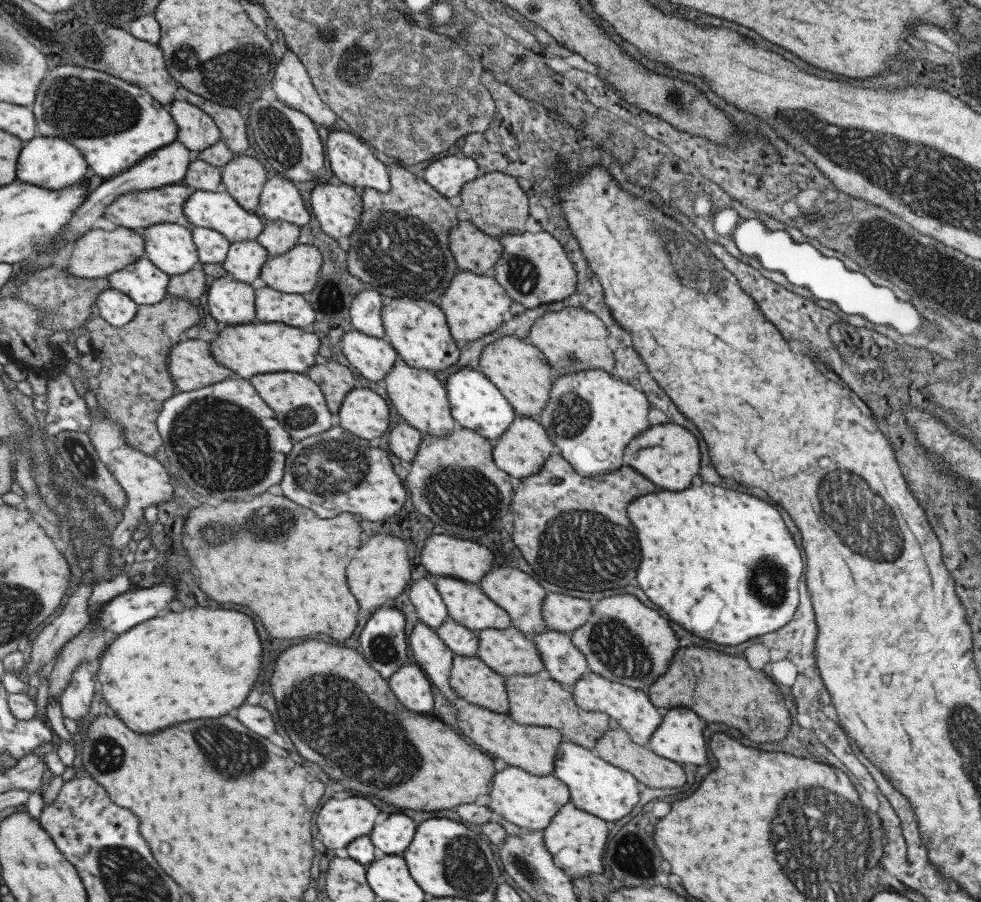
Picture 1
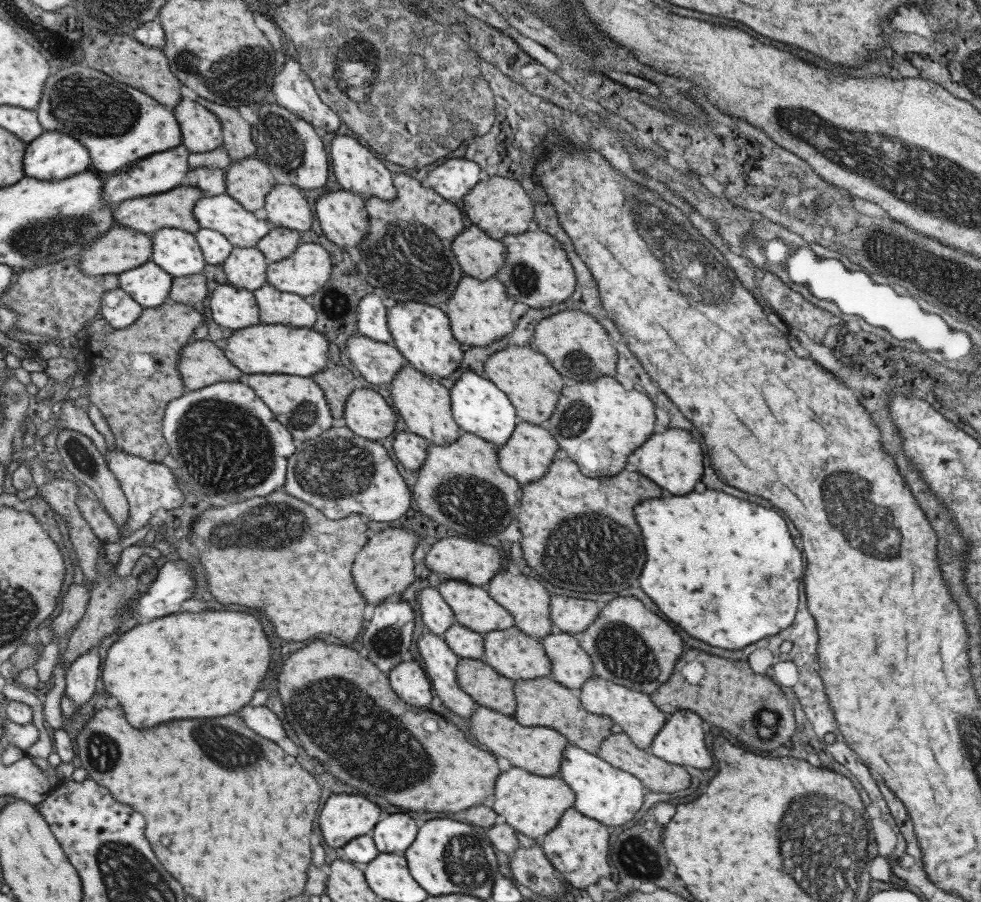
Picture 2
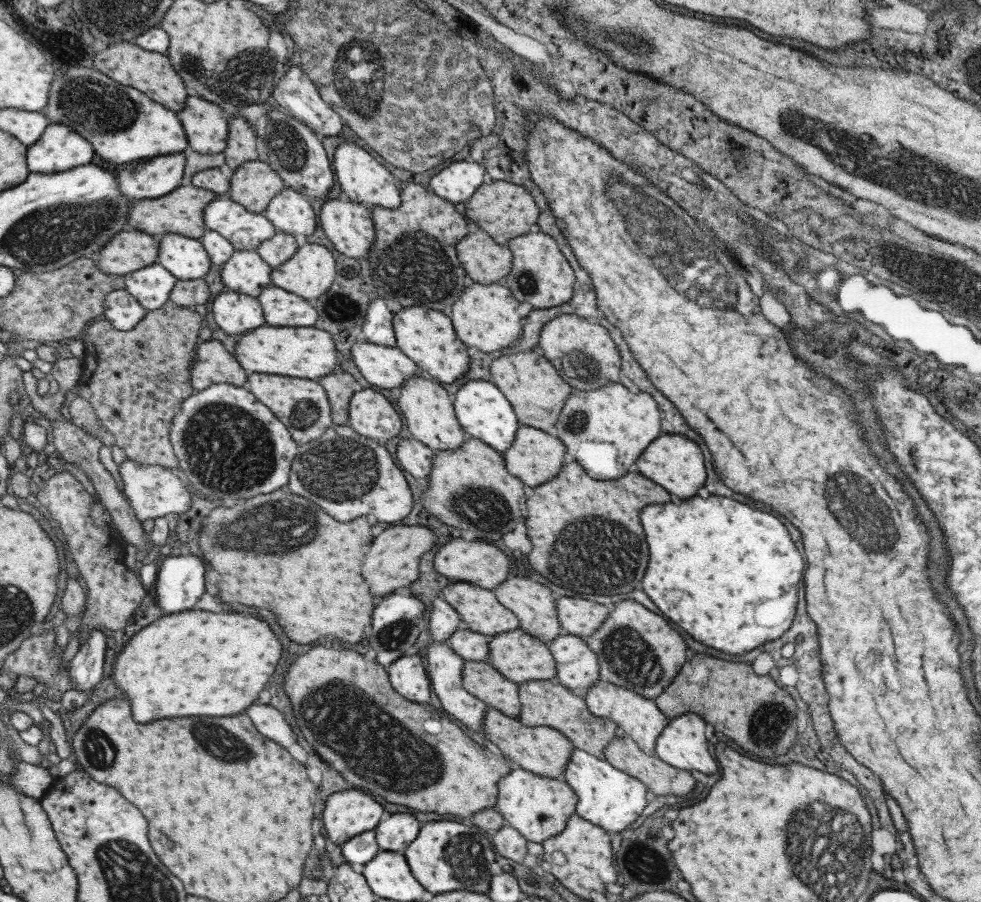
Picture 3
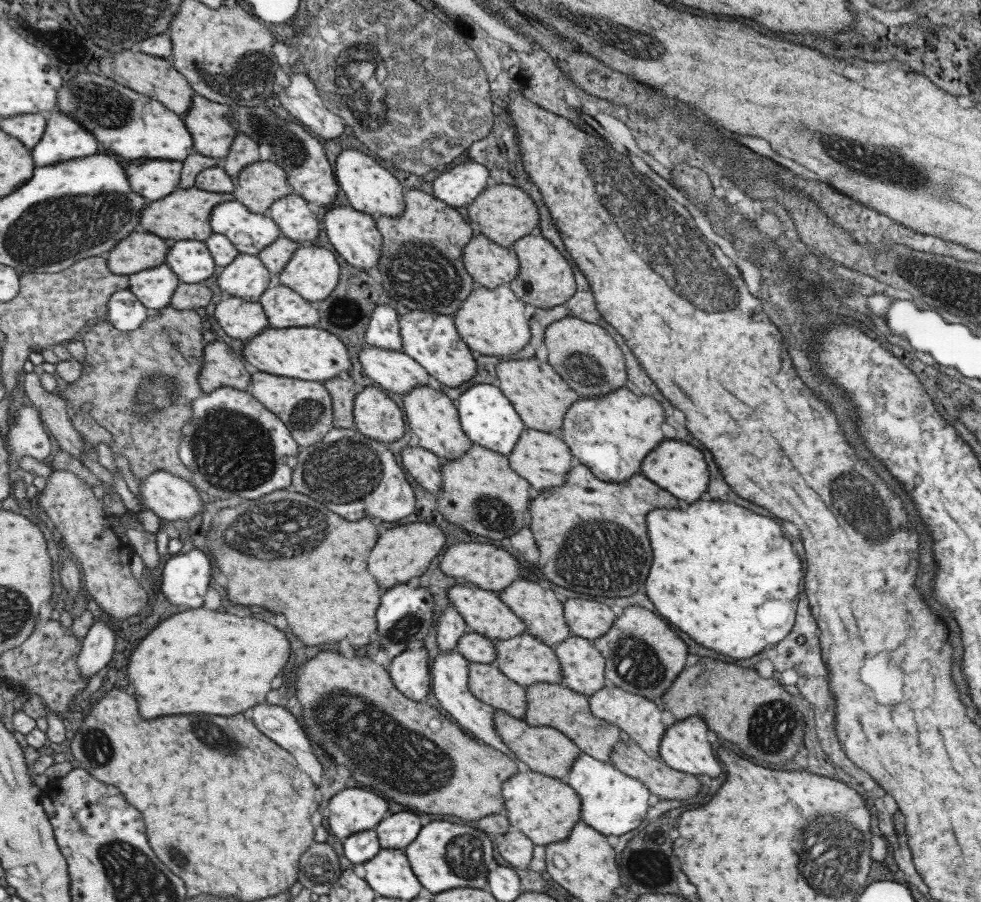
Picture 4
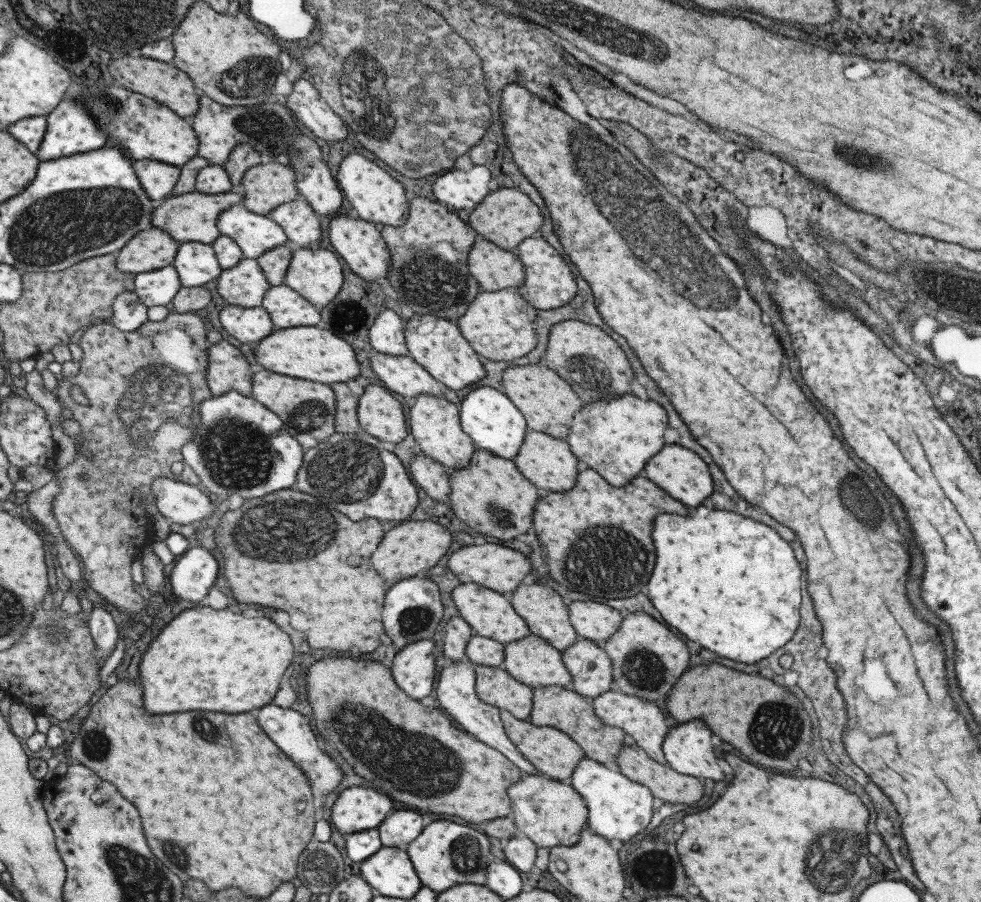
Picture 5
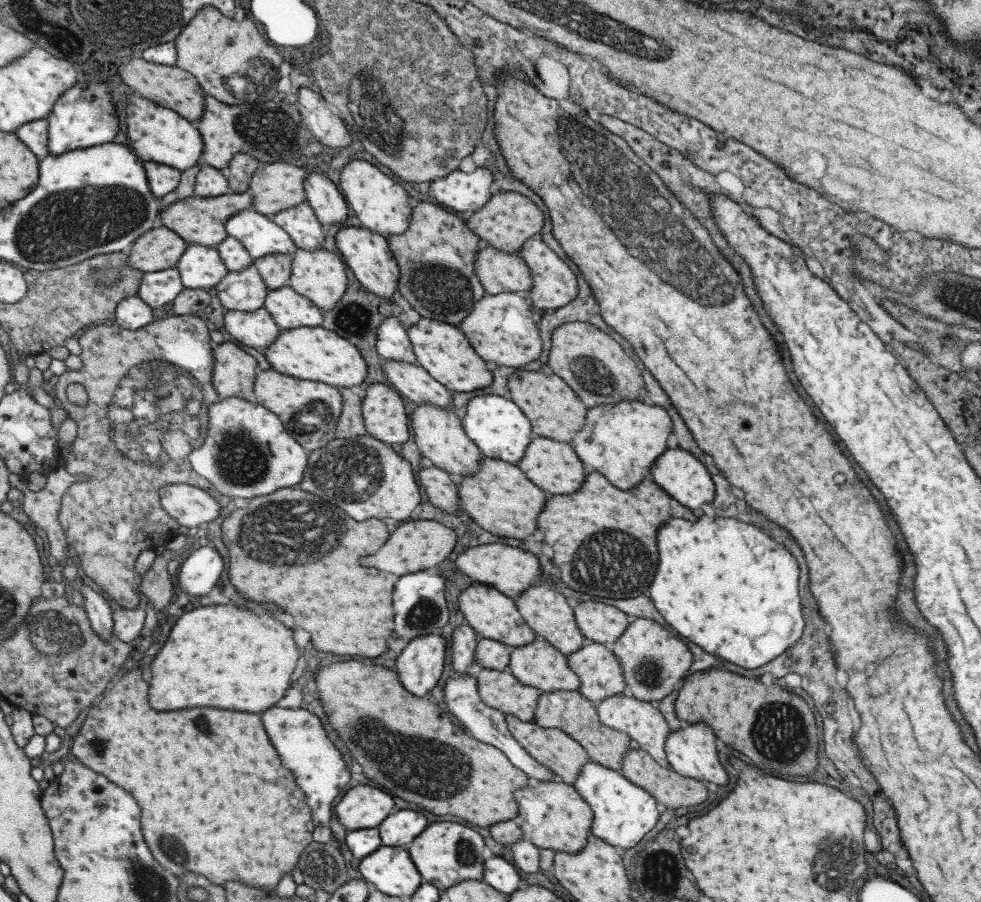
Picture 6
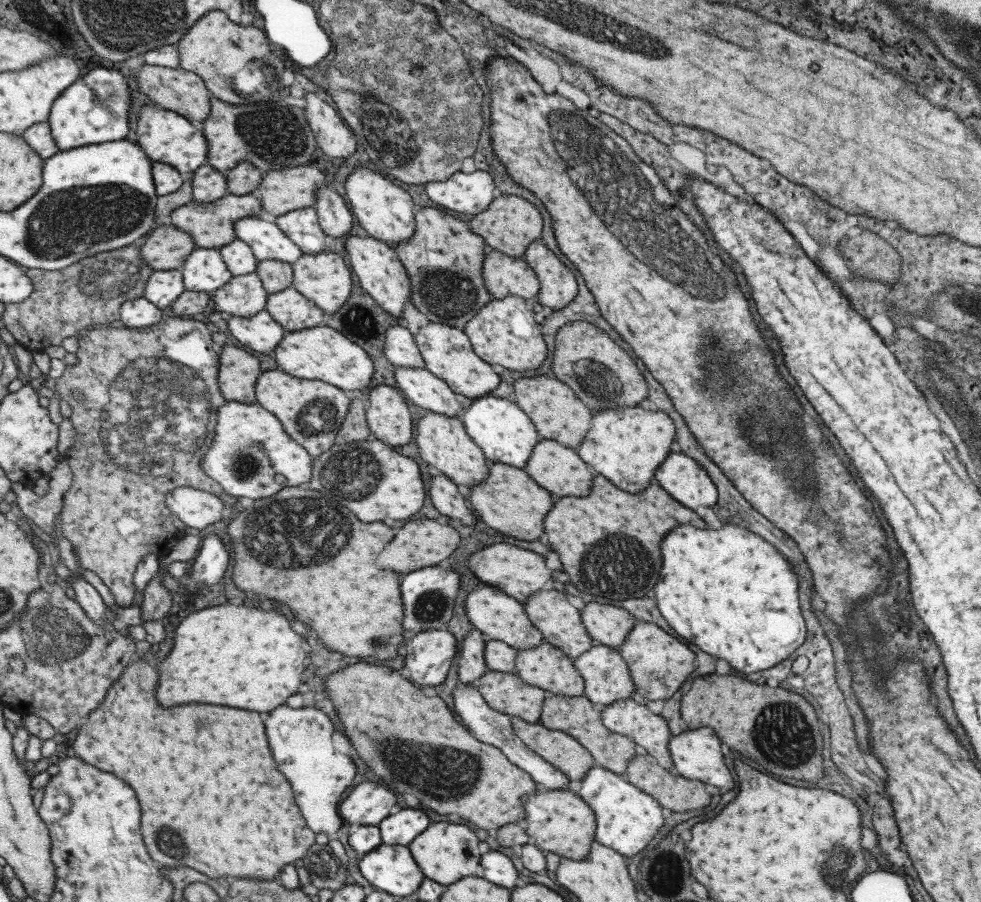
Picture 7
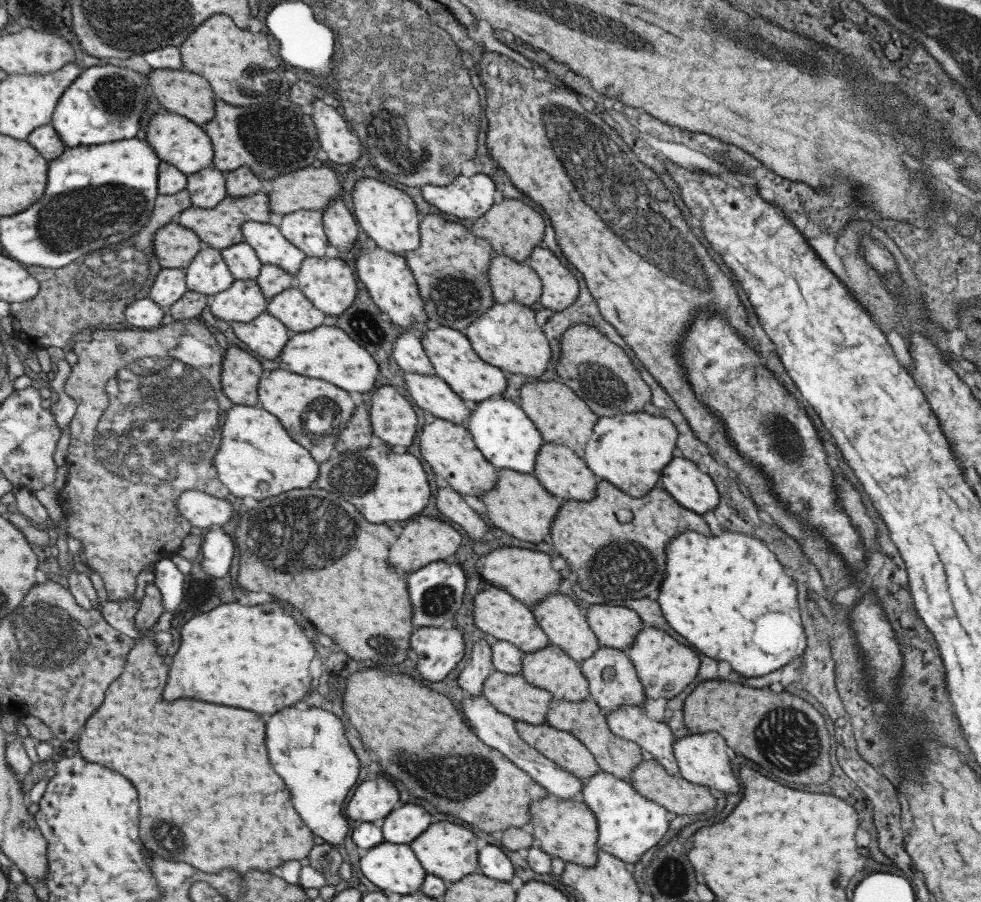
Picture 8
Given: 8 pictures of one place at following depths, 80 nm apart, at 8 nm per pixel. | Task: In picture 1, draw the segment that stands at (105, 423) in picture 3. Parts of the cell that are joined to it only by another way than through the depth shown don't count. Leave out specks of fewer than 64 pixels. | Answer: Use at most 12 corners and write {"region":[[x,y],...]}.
{"region":[[165,294],[123,326],[85,325],[97,406],[124,443],[162,448],[170,348],[200,309]]}

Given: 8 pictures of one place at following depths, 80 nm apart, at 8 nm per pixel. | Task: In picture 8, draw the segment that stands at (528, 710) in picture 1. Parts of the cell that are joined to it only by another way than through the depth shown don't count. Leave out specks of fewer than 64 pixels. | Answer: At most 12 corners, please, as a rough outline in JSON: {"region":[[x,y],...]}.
{"region":[[552,698],[546,722],[575,737],[601,771],[629,780],[643,758],[610,733],[592,700]]}

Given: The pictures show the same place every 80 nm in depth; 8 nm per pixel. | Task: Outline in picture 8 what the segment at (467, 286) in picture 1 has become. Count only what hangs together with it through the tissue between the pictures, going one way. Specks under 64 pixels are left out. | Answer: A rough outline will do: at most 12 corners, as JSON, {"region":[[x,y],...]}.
{"region":[[494,302],[462,332],[483,362],[538,379],[536,307]]}

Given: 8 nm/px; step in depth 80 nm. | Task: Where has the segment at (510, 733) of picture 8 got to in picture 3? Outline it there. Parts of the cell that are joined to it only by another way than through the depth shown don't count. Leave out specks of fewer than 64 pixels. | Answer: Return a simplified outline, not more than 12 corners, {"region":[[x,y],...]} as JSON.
{"region":[[445,642],[425,654],[443,712],[481,733],[487,706],[462,687],[465,661]]}

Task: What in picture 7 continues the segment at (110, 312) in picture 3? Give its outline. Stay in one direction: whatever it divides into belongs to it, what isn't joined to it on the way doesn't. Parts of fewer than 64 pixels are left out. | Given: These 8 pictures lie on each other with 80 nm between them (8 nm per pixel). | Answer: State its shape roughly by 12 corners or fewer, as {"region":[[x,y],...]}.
{"region":[[143,298],[120,304],[129,329],[157,324],[165,311]]}

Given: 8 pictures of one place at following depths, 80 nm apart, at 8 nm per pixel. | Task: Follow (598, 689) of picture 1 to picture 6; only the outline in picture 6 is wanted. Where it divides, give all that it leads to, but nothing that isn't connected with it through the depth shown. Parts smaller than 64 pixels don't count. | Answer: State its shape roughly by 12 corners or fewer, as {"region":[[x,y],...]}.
{"region":[[614,694],[595,704],[603,726],[669,768],[670,734],[652,702]]}

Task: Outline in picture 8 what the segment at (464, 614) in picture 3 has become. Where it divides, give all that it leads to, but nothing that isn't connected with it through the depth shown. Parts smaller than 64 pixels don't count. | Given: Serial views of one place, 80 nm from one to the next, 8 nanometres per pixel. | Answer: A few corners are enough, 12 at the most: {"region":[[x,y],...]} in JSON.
{"region":[[487,586],[473,597],[479,631],[523,653],[549,644],[529,607]]}

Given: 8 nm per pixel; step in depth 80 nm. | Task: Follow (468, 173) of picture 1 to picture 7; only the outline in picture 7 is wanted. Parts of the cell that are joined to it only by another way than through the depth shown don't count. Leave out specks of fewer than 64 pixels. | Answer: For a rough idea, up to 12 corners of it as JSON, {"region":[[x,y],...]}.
{"region":[[485,170],[454,172],[424,185],[427,198],[457,214],[483,212],[495,196]]}

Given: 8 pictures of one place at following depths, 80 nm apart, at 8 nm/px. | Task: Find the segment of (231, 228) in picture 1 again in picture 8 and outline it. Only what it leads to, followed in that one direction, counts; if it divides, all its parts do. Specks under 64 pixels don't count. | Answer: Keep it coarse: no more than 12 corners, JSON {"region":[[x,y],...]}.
{"region":[[242,222],[261,265],[295,278],[306,257],[268,222]]}

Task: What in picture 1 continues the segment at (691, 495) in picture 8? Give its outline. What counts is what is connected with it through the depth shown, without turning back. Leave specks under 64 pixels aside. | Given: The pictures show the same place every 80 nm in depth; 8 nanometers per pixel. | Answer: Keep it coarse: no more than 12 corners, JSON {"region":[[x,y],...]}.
{"region":[[671,422],[651,424],[623,462],[679,492],[699,470],[697,442]]}

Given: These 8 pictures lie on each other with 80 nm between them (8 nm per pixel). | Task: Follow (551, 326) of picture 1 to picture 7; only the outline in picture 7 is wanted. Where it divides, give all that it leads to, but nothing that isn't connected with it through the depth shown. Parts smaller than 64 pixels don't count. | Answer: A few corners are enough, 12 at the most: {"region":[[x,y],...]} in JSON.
{"region":[[585,321],[558,328],[550,375],[591,412],[648,396],[631,355]]}

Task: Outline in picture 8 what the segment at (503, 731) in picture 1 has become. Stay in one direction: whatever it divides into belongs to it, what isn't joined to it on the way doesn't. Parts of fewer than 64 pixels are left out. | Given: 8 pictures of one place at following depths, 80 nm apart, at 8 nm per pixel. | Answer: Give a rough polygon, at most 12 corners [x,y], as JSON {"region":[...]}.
{"region":[[514,721],[521,740],[573,776],[599,770],[567,732]]}

